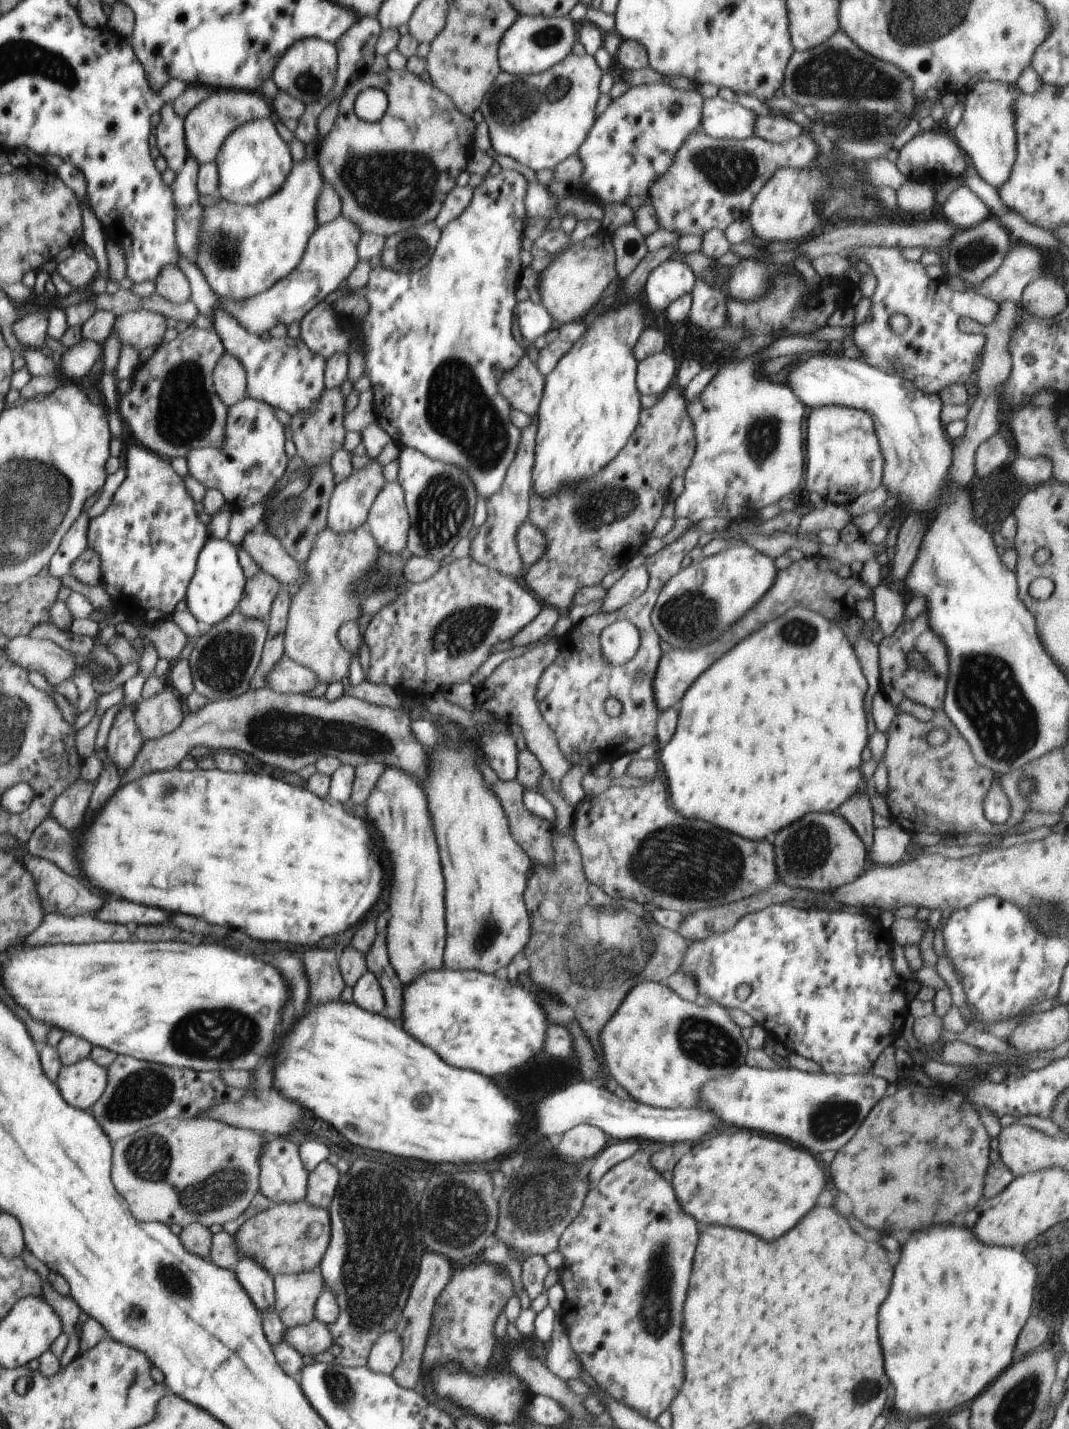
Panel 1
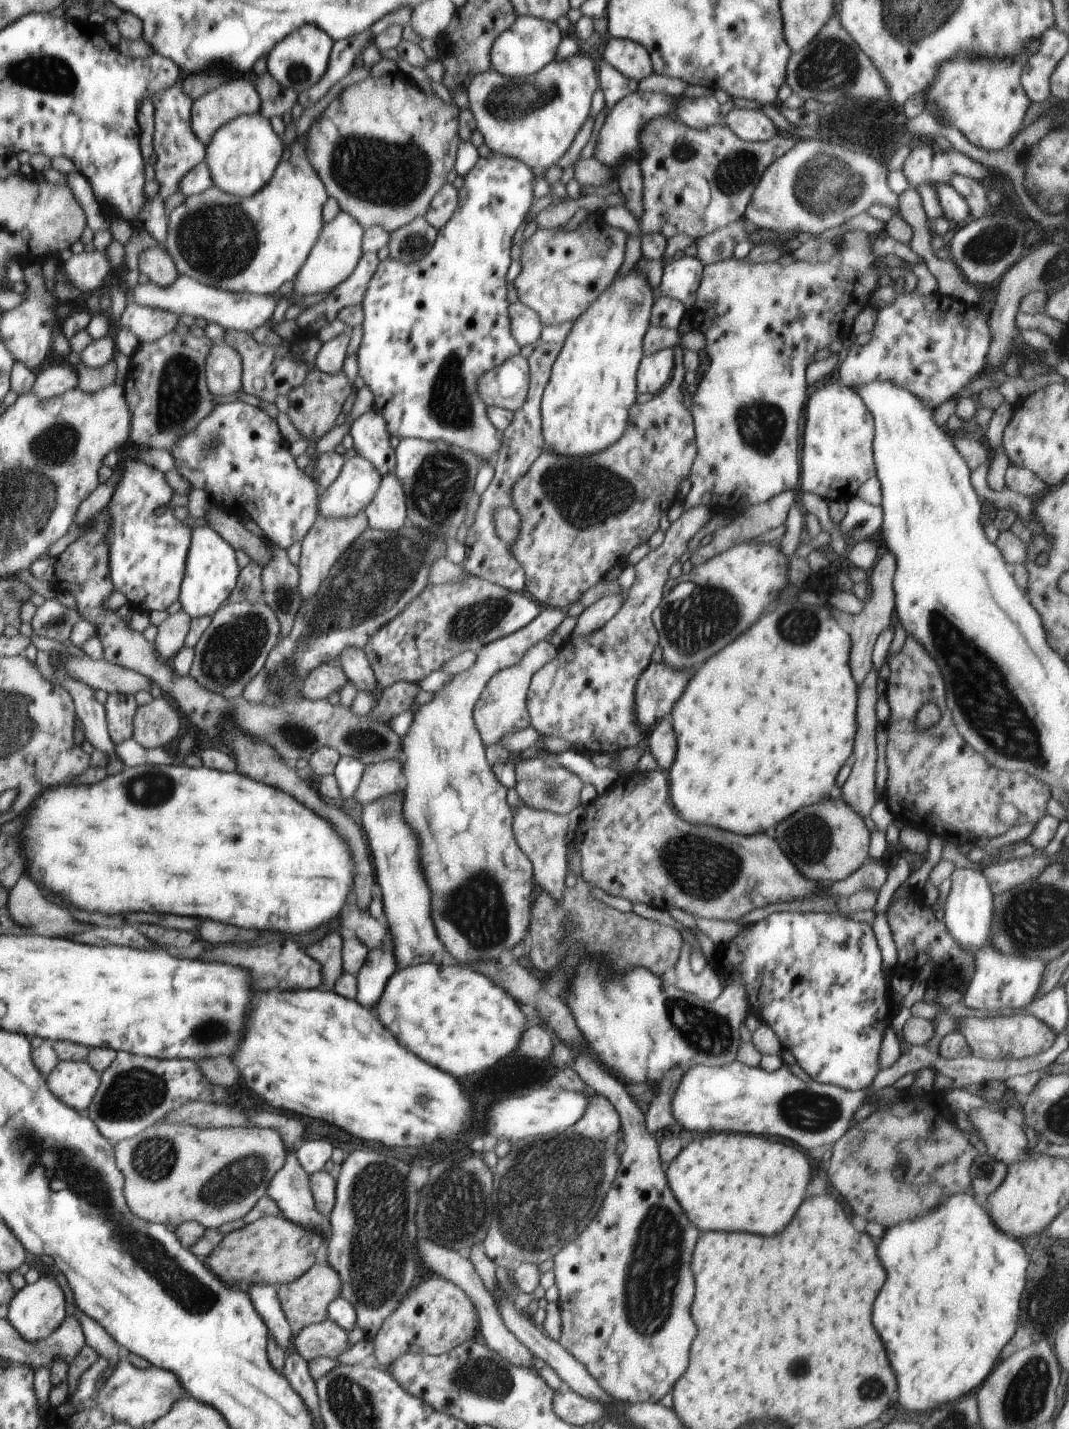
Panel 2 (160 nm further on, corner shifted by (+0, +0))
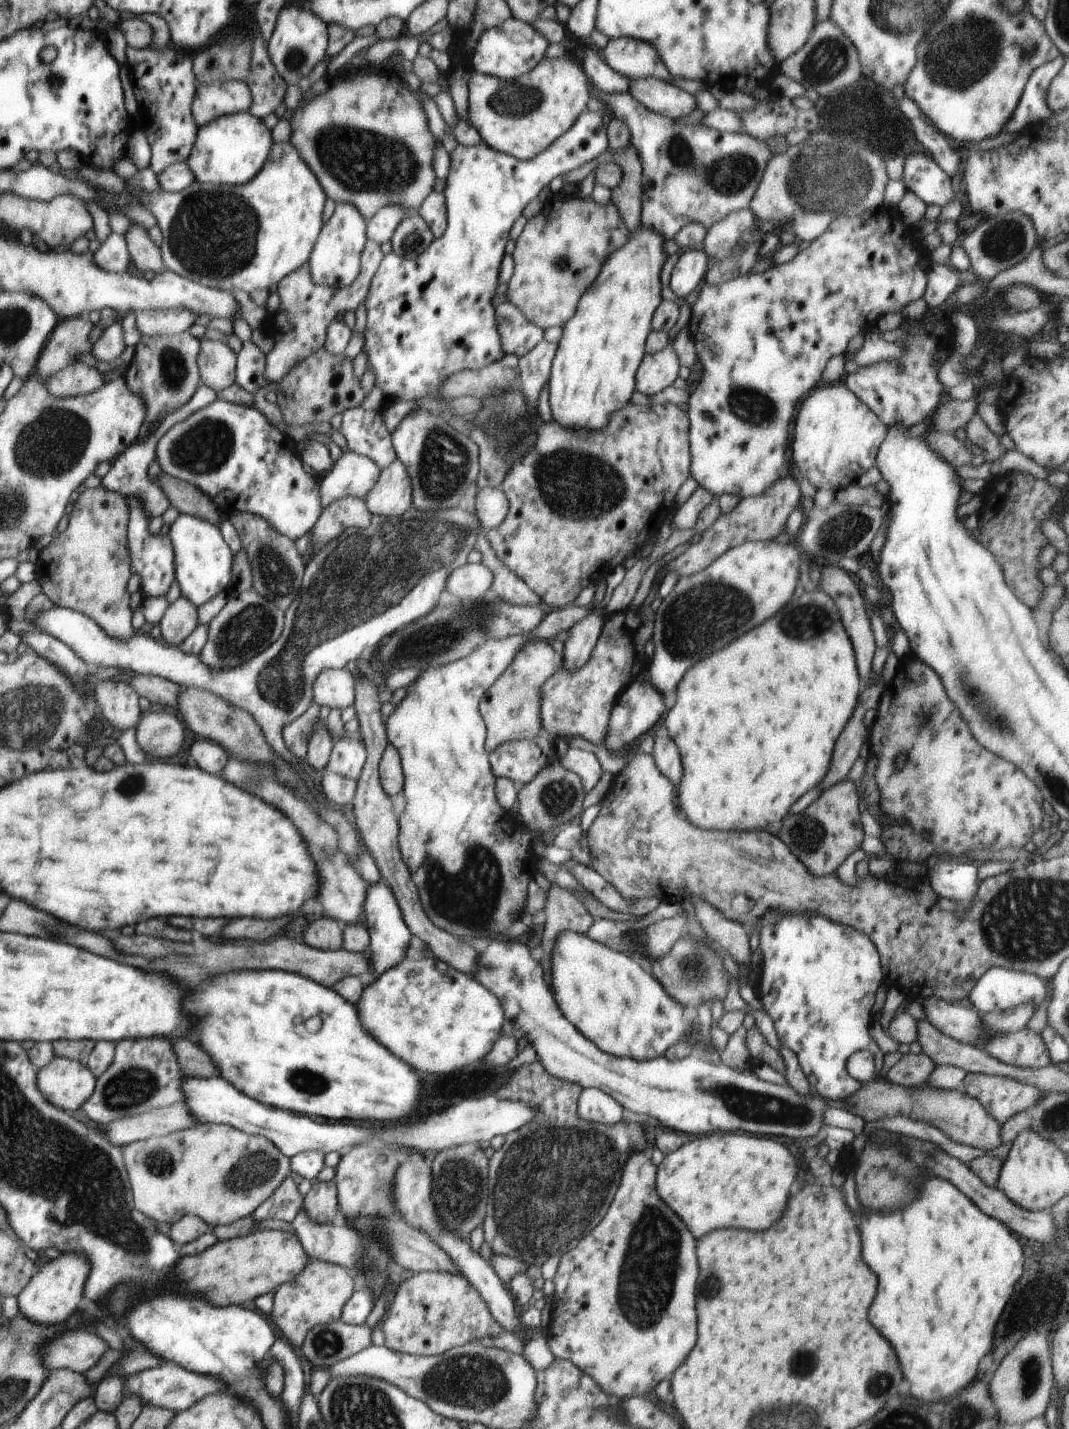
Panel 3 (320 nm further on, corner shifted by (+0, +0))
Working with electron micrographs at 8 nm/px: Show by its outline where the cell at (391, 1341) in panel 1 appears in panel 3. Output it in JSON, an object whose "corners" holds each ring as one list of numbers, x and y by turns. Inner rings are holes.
{"corners":[[422,1271,396,1284,391,1296,390,1309,382,1321,385,1345,395,1351,411,1355,438,1356,447,1350,481,1341,482,1338,496,1338,505,1332,504,1327,493,1317,481,1294,460,1274,448,1271]]}

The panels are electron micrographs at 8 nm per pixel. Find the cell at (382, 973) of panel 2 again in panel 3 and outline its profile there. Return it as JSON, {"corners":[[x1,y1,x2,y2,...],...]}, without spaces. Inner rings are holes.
{"corners":[[382,882,368,886,366,902,364,902,364,917,364,923,368,926,370,937,368,950,370,956,369,970,381,975,385,970,396,966,406,956,406,948,412,940,412,934,410,934,408,926,402,920,402,912,398,908,394,892]]}

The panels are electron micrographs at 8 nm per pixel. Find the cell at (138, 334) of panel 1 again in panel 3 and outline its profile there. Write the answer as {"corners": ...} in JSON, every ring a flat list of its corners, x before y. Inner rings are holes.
{"corners":[[187,308,147,310,136,313,136,326,143,338,172,336,188,331,199,317]]}

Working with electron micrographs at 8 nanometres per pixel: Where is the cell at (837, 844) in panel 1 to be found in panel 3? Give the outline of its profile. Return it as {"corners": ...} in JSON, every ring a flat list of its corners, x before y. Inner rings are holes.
{"corners":[[846,778,824,789,820,796,800,813,784,818,778,836,790,848,790,852,802,861,810,874,821,877,835,873,852,852,860,849,865,833,860,822,858,800,856,784]]}

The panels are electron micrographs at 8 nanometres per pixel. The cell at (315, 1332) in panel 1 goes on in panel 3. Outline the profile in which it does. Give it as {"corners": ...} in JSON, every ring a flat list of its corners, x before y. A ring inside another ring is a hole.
{"corners":[[340,1318,337,1321,311,1328,302,1343,302,1354,314,1367,329,1367,372,1345,372,1334,373,1330,366,1323,363,1325,349,1325]]}

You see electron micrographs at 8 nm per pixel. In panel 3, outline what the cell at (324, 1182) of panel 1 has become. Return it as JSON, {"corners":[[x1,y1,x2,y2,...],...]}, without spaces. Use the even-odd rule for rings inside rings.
{"corners":[[335,1181,313,1184,304,1197,303,1208,310,1220,321,1225,332,1225,340,1222,340,1206,337,1201,337,1186]]}

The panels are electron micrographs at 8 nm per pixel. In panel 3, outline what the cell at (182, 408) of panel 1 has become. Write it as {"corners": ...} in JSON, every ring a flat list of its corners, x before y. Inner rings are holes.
{"corners":[[189,331,172,336,144,338,136,345,133,359,124,372,124,379,130,390,138,394,146,402,147,418,141,430,143,438,147,438,147,430,162,412,166,409,178,410,192,398,194,392,202,384,197,365,200,341,194,338]]}

